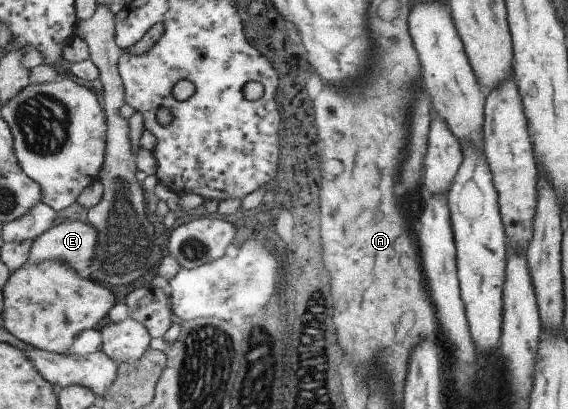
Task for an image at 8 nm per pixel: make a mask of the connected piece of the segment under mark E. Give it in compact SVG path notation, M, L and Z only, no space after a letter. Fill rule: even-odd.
M65 219L33 240L26 262L35 264L59 260L80 273L91 266L95 244L93 226L87 222Z

